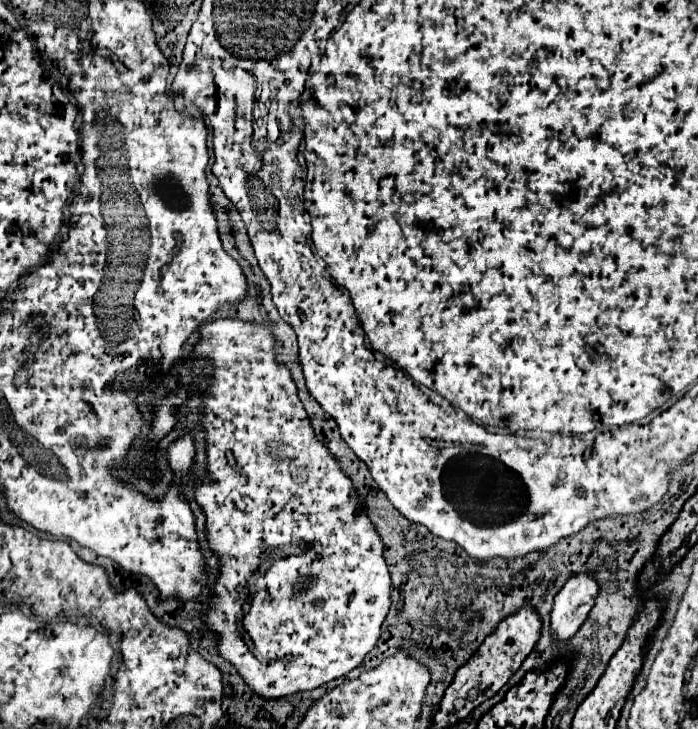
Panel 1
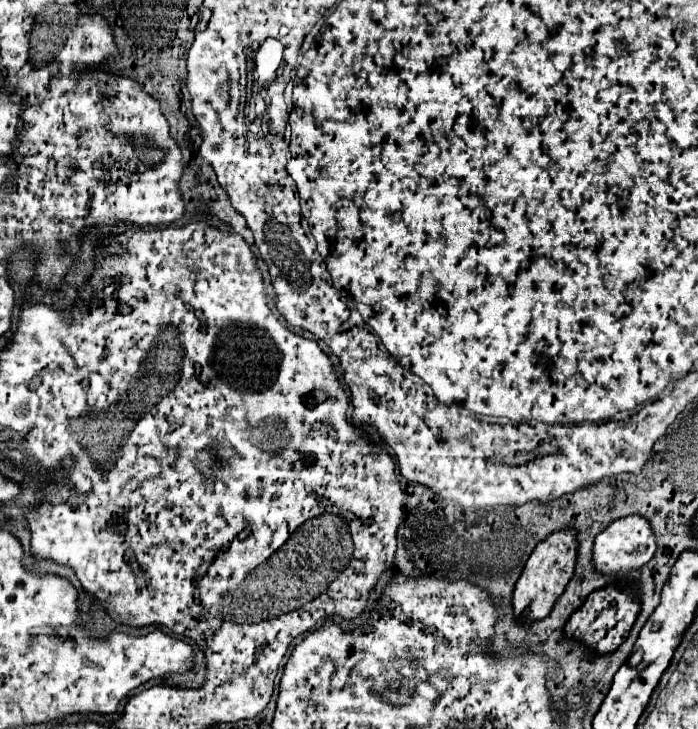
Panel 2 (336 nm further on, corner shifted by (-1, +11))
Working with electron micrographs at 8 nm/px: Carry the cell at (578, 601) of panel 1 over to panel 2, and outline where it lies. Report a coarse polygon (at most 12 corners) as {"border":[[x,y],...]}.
{"border":[[628,515],[594,541],[594,567],[626,575],[656,553],[650,521]]}

